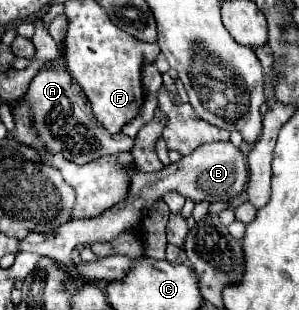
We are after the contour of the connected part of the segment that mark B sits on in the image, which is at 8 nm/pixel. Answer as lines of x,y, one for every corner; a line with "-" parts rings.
211,143
211,145
197,147
193,153
189,153
181,161
171,163
157,173
129,171
129,175
131,175
131,185
129,185
127,199
123,199
121,203
117,203
115,207
107,209
105,213
101,213
97,217
71,219
69,223
57,227
49,235
29,233
25,239
19,241
19,251
47,255
47,257
53,257
57,261
71,265
73,263
71,251
77,243
111,242
115,241
121,233
125,233
129,229
137,229
143,223
143,219
147,217
149,207
155,201
163,199
169,191
175,191
175,193
183,195
185,199
191,199
193,203
201,203
201,201
217,203
217,201
227,201
231,197
237,197
247,183
247,163
245,163
245,155
231,143

